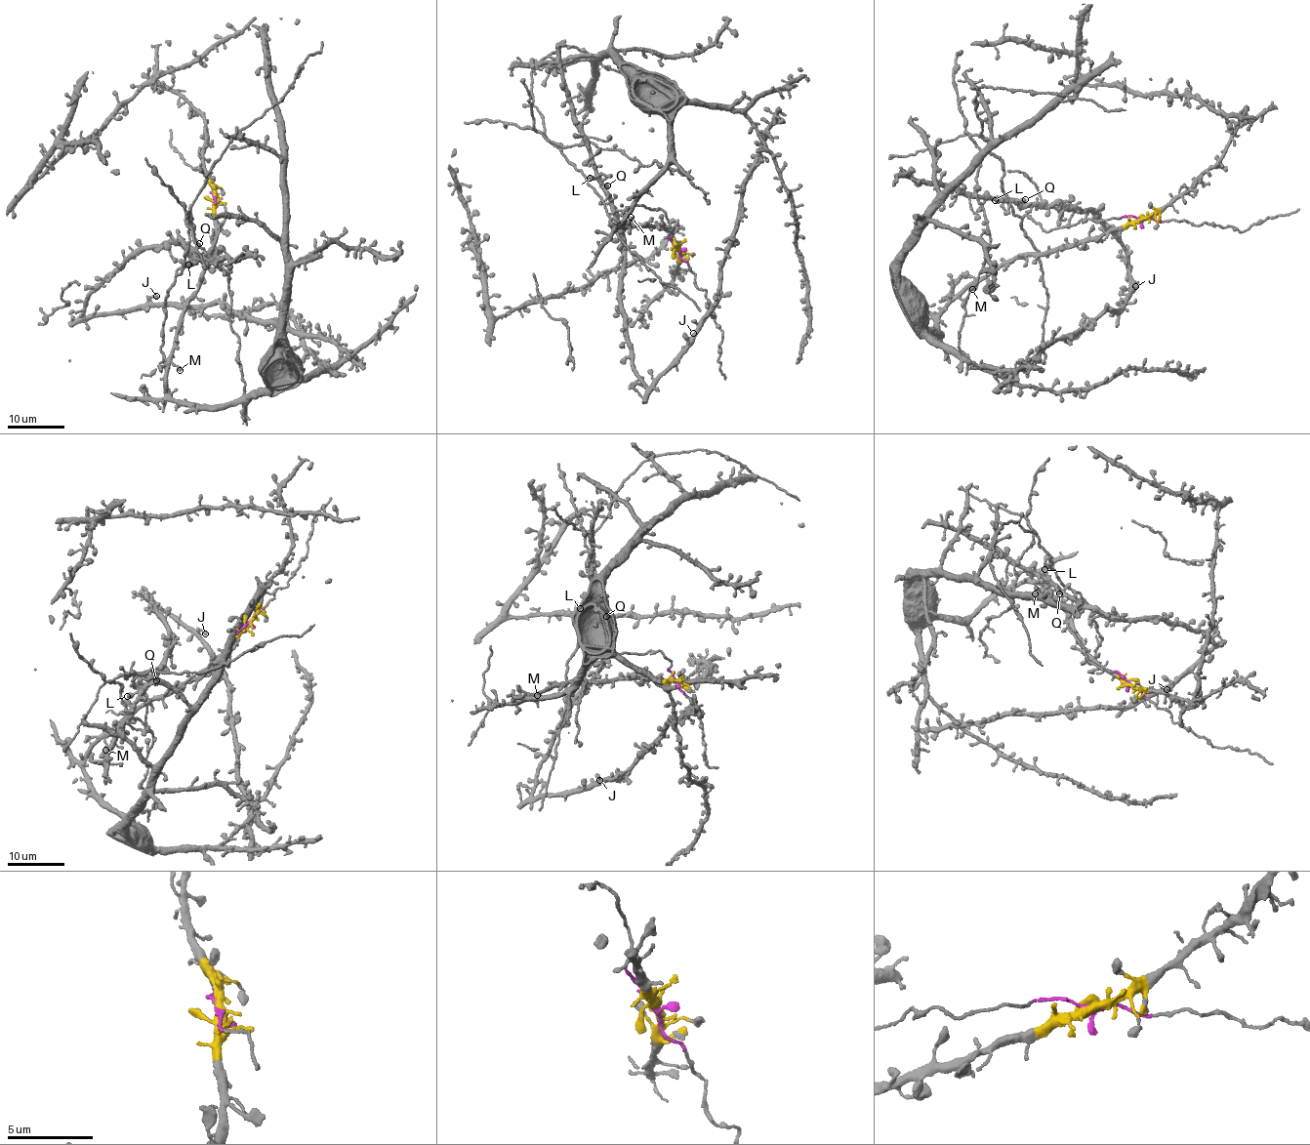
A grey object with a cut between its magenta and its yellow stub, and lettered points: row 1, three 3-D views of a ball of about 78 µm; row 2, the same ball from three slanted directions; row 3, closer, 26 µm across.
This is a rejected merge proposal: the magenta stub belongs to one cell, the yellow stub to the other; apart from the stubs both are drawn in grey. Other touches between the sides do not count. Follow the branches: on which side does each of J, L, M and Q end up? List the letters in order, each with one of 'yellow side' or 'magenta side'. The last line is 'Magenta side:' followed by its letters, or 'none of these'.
J: magenta side
L: magenta side
M: yellow side
Q: magenta side
Magenta side: J, L, Q

